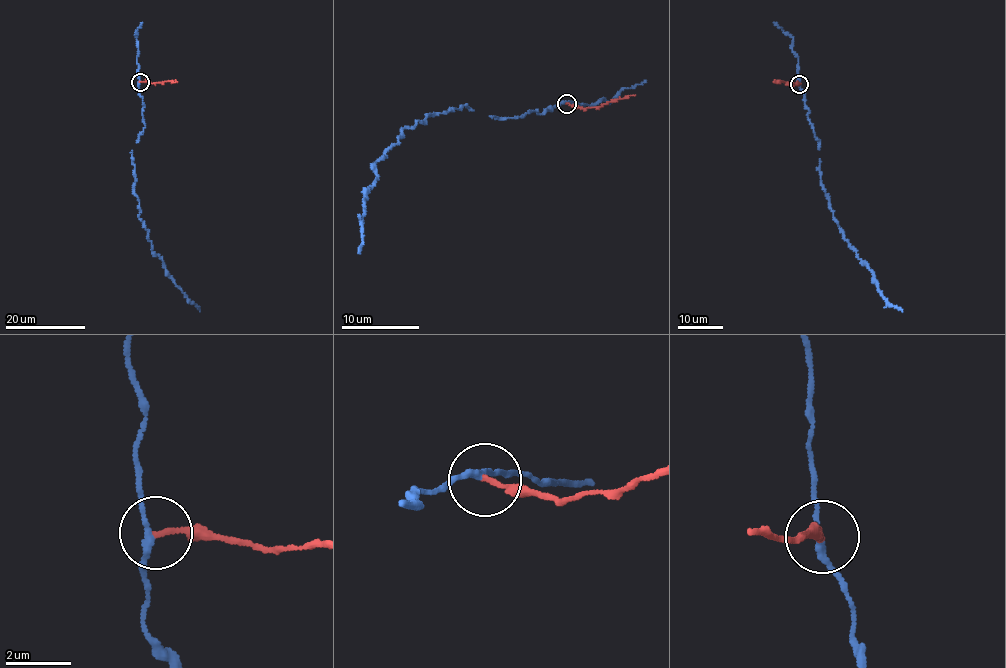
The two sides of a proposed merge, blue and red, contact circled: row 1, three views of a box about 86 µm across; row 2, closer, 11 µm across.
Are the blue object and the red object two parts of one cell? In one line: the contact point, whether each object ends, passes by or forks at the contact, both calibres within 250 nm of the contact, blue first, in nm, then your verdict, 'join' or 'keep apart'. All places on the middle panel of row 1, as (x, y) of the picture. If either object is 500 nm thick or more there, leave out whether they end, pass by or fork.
place (567, 104); blue passes by; red ends; calibres 180 and 160 nm; keep apart

